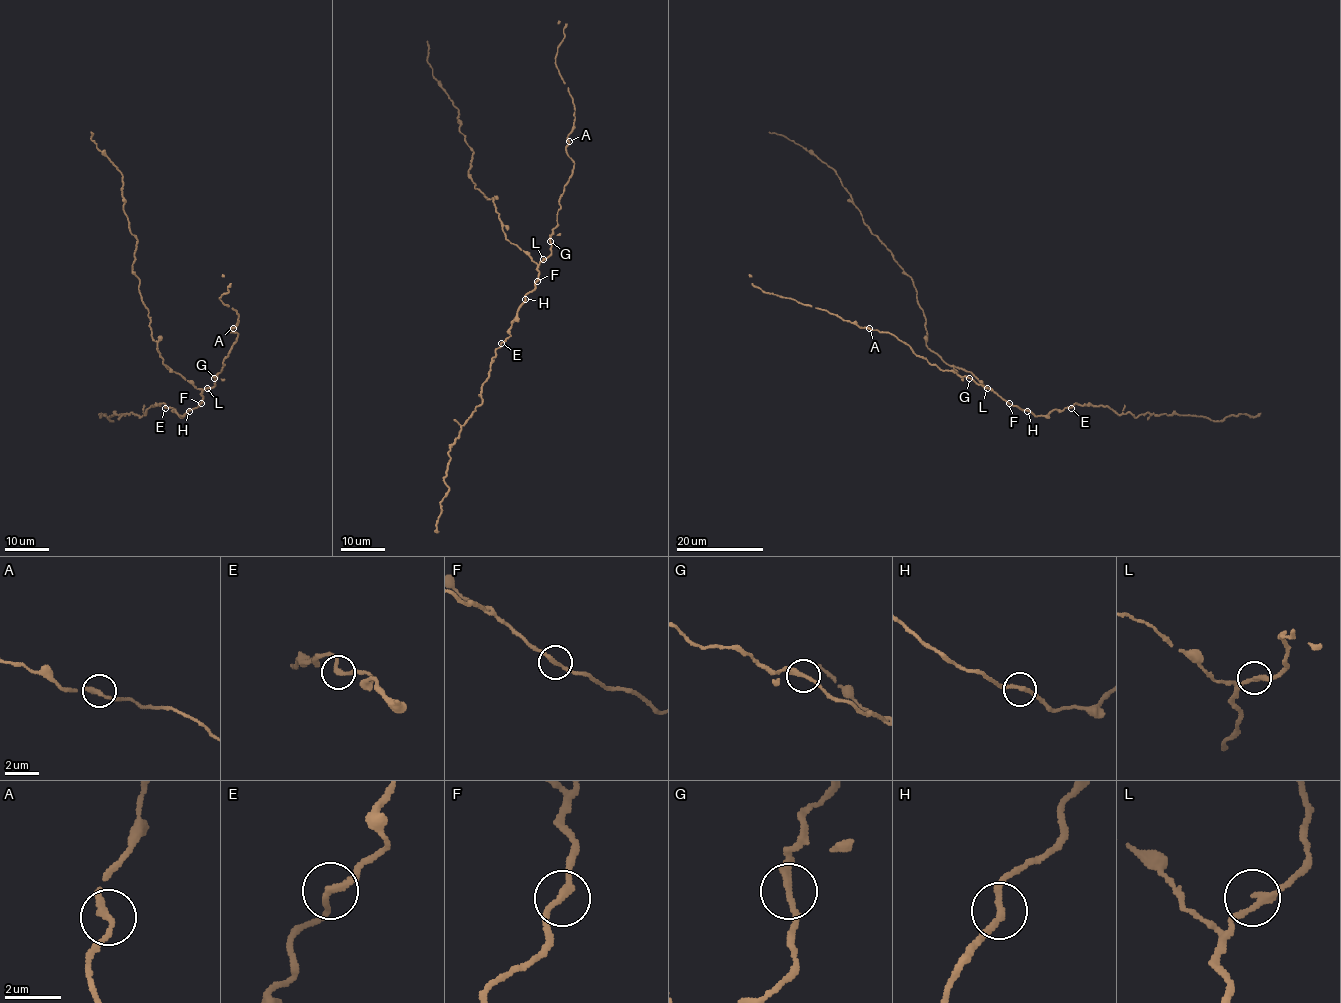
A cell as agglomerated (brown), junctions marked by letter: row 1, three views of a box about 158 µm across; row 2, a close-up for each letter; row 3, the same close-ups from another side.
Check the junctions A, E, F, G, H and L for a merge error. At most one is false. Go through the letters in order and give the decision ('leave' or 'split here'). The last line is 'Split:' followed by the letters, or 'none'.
A: leave
E: leave
F: leave
G: leave
H: leave
L: leave
Split: none

